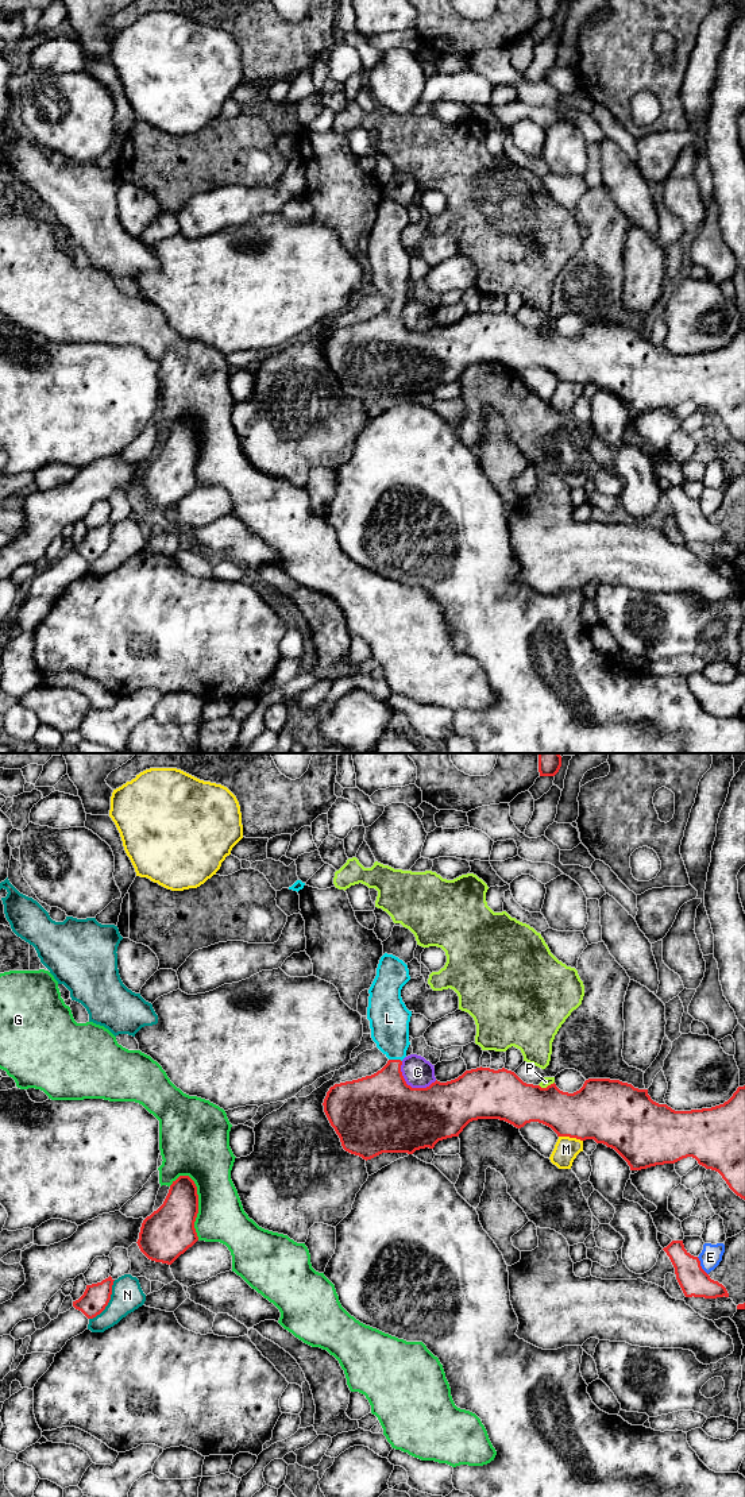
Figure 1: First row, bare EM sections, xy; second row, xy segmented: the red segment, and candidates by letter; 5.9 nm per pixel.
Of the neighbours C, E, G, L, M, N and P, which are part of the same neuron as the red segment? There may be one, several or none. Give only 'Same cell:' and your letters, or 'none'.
Same cell: L

